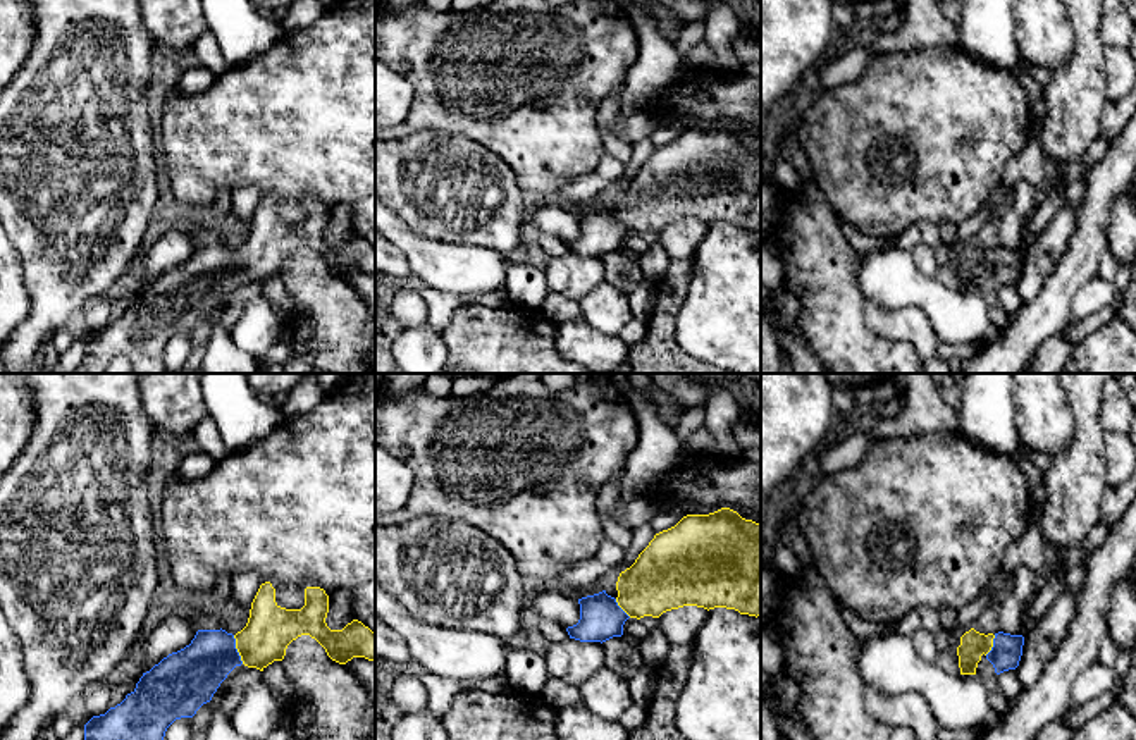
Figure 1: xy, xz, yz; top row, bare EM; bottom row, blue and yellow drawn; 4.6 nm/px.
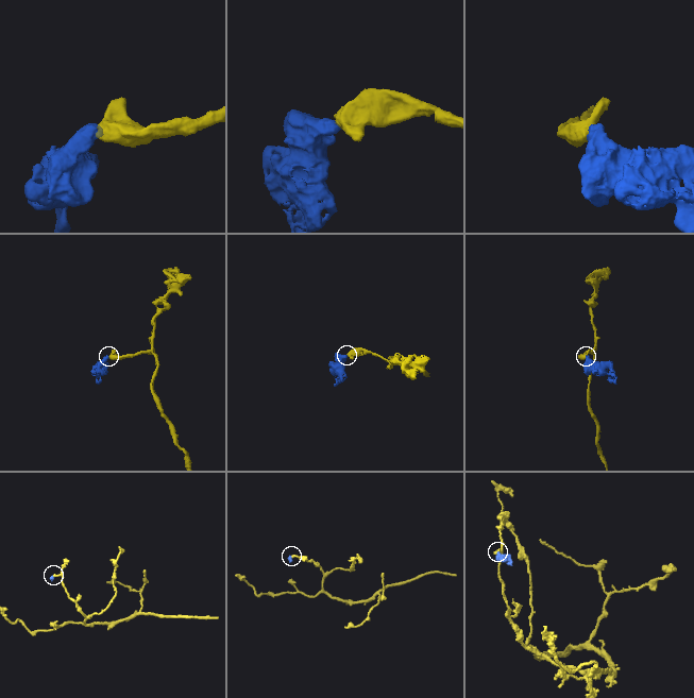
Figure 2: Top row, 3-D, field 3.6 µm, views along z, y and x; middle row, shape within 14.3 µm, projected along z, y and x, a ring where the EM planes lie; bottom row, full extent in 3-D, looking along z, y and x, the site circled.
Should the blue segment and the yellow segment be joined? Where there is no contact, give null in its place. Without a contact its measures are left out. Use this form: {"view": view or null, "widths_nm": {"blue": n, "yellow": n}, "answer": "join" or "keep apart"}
{"view": "xy", "widths_nm": {"blue": 260, "yellow": 220}, "answer": "join"}

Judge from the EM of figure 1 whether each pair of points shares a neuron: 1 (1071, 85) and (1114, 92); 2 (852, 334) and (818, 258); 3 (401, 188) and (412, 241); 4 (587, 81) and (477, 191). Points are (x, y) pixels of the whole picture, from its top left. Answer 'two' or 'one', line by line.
1: two
2: one
3: two
4: two

